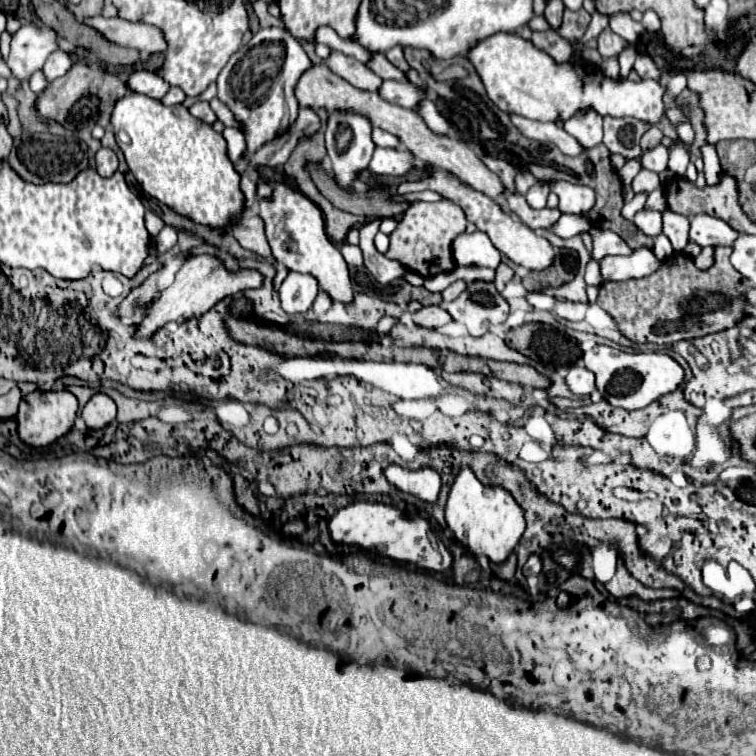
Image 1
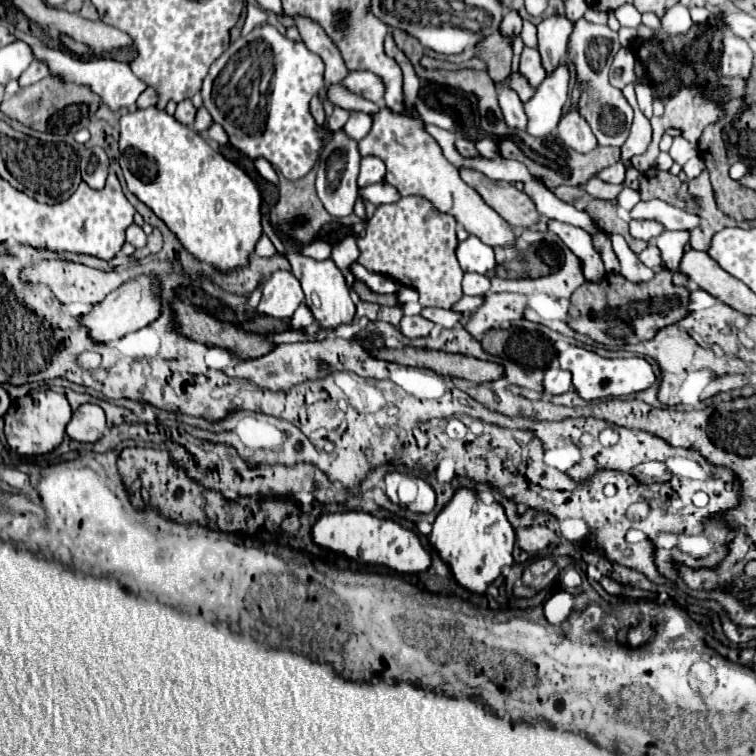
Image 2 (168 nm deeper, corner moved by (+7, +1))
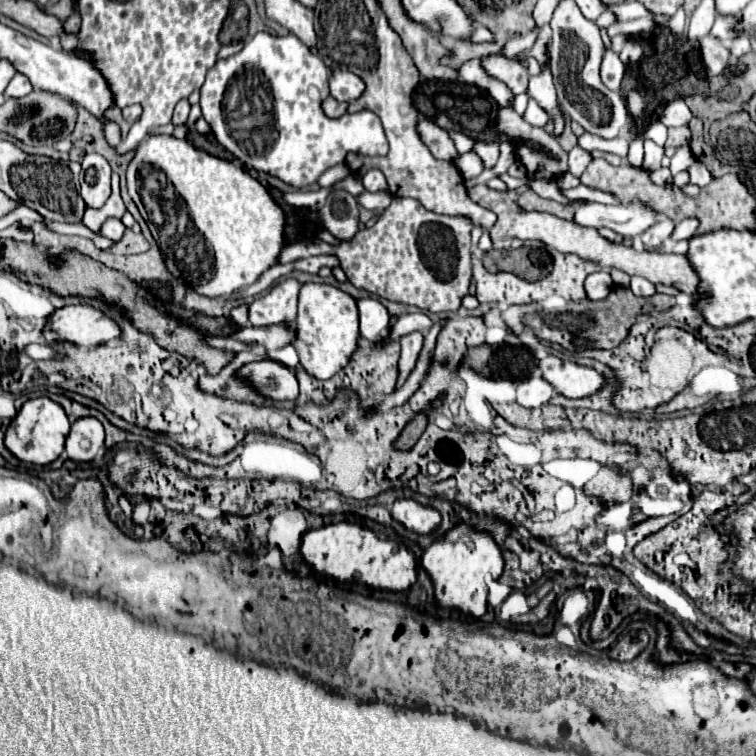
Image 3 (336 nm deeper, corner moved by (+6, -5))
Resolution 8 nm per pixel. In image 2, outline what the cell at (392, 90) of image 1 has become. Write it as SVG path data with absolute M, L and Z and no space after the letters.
M353 70L345 76L345 80L341 80L341 86L353 94L359 94L359 96L375 102L375 104L379 104L383 100L383 82L373 72Z

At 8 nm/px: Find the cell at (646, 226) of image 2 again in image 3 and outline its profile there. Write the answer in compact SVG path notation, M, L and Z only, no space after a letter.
M662 218L658 224L650 226L650 228L640 236L642 242L644 242L644 248L646 248L646 250L656 250L658 246L662 246L662 244L670 238L672 230L674 230L674 222L672 222L670 218Z

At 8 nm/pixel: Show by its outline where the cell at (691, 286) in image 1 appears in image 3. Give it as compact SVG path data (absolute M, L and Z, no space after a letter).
M614 286L604 300L584 298L578 302L568 302L558 310L540 310L530 316L530 328L538 338L556 342L572 352L584 352L586 348L616 348L630 336L630 328L640 314L664 312L672 308L672 304L674 304L672 296L654 294L642 298L634 296L630 288Z

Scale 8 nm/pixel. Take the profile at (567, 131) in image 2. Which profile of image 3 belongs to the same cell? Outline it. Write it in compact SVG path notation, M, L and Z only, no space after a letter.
M574 146L568 156L570 156L570 172L574 176L580 176L586 170L586 166L590 164L590 160L592 160L590 152L584 150L584 148L580 148L580 146Z

